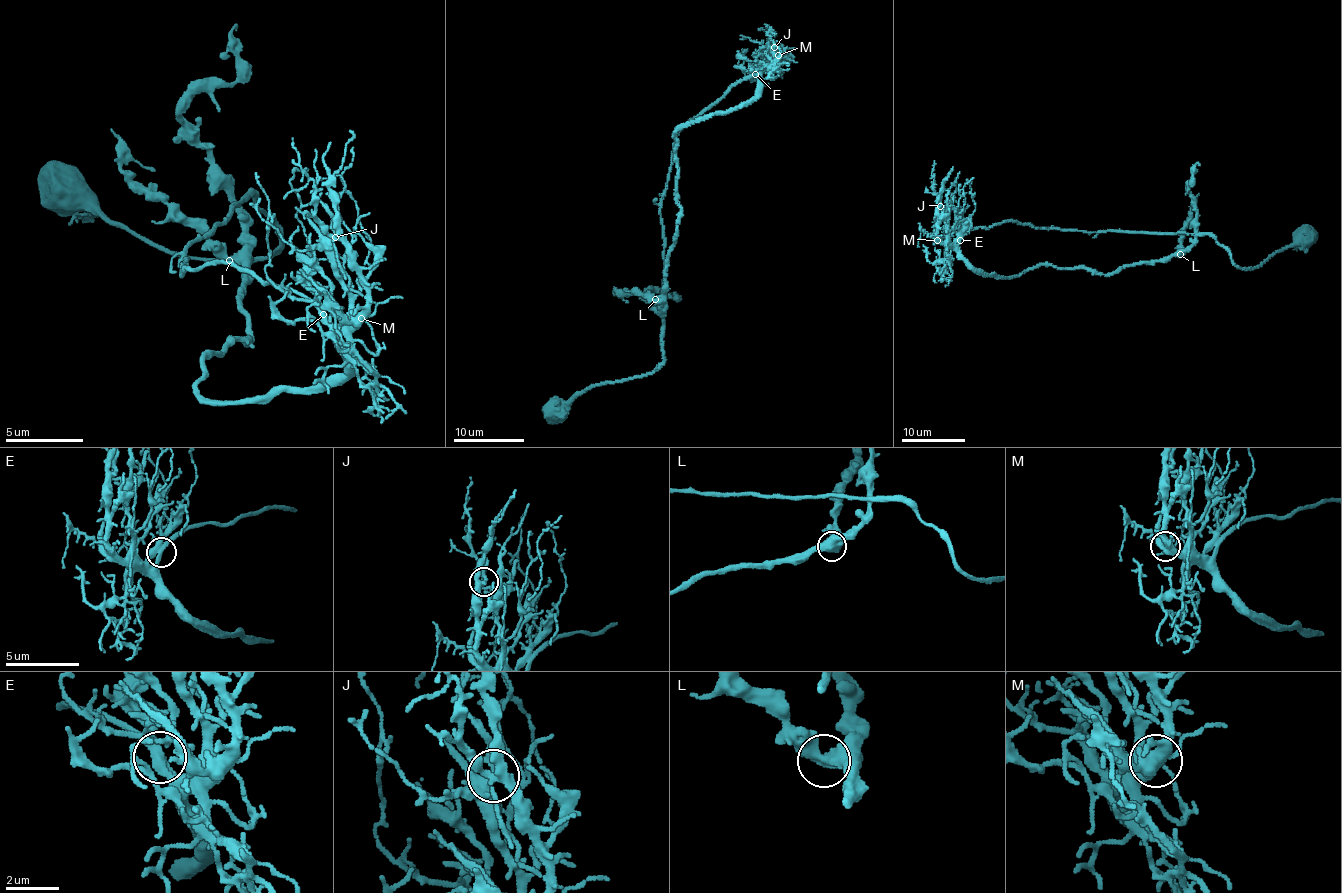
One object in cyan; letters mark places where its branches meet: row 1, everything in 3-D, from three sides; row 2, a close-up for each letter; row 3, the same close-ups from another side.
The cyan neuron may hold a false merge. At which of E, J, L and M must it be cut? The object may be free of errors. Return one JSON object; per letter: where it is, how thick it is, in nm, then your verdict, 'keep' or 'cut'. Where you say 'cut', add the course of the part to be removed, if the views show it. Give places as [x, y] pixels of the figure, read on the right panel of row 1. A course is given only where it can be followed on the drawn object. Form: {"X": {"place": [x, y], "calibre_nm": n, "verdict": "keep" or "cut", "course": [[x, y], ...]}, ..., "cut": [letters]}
{"E": {"place": [960, 240], "calibre_nm": 360, "verdict": "keep"}, "J": {"place": [940, 206], "calibre_nm": 320, "verdict": "keep"}, "L": {"place": [1180, 254], "calibre_nm": 550, "verdict": "keep"}, "M": {"place": [937, 240], "calibre_nm": 420, "verdict": "keep"}, "cut": []}

